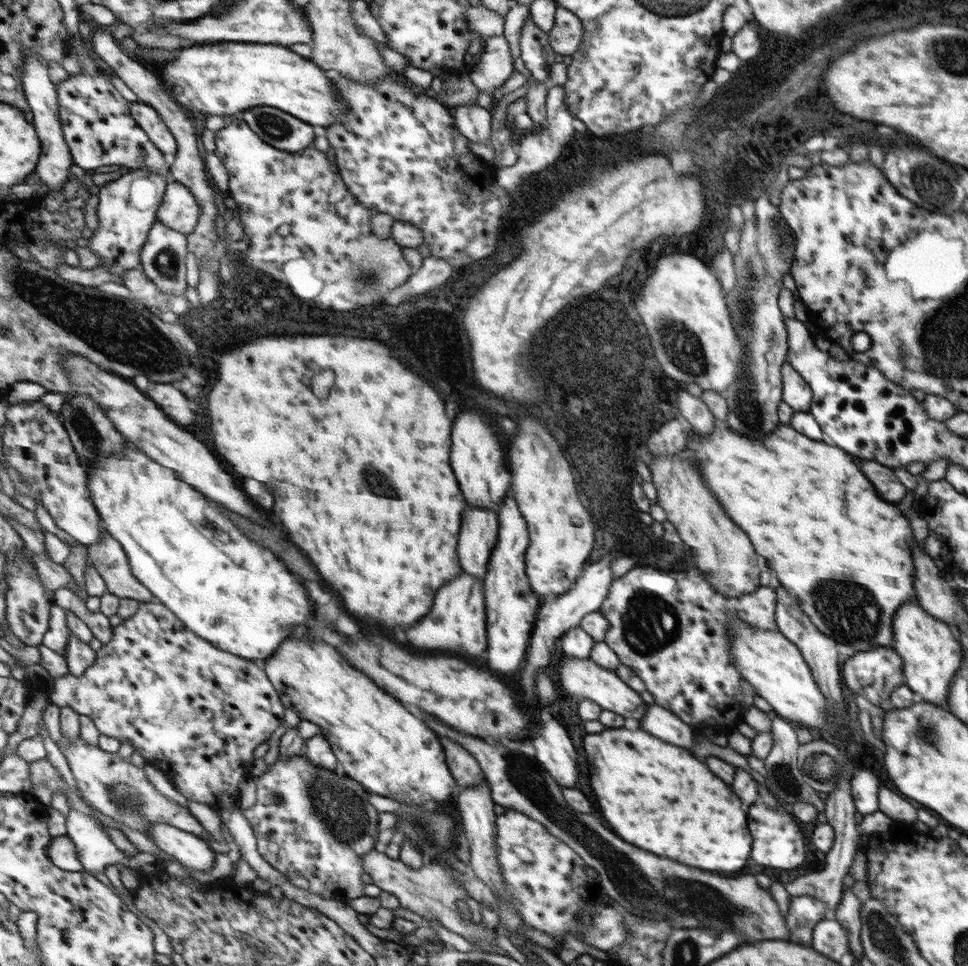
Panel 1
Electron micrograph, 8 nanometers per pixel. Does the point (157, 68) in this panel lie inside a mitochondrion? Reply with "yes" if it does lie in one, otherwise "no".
no

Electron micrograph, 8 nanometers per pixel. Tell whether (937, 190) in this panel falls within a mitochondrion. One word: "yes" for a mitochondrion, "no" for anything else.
yes

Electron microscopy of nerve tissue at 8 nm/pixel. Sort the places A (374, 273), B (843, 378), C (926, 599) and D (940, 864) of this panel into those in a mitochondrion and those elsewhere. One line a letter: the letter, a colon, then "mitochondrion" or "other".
A: mitochondrion
B: other
C: other
D: other

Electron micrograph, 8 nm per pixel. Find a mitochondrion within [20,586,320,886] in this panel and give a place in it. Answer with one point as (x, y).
(132, 804)

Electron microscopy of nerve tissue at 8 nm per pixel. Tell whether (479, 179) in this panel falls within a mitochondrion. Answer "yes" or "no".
no

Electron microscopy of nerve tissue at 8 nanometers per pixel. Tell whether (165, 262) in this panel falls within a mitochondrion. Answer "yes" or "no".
yes

